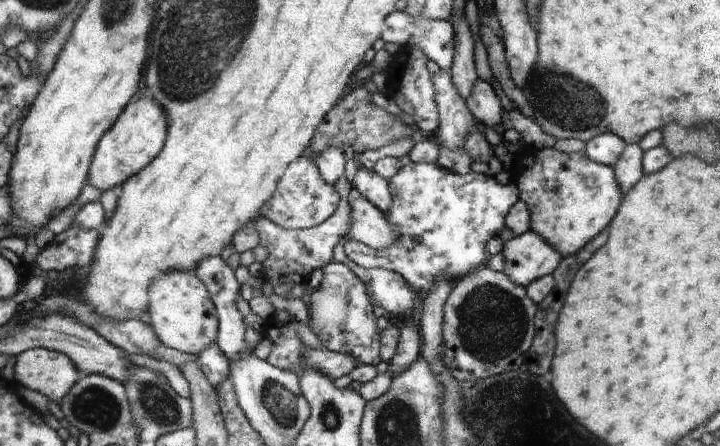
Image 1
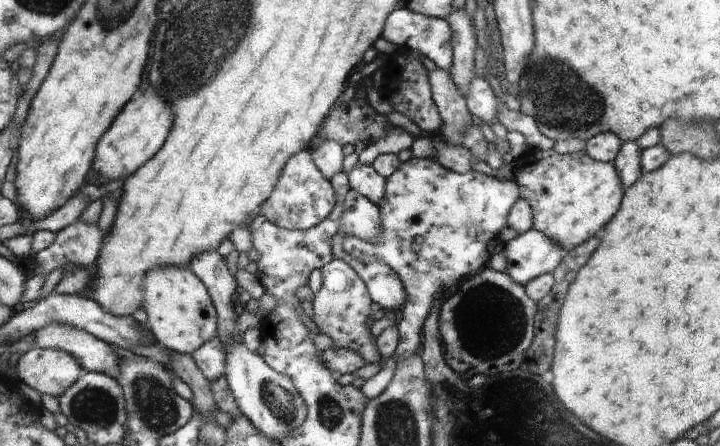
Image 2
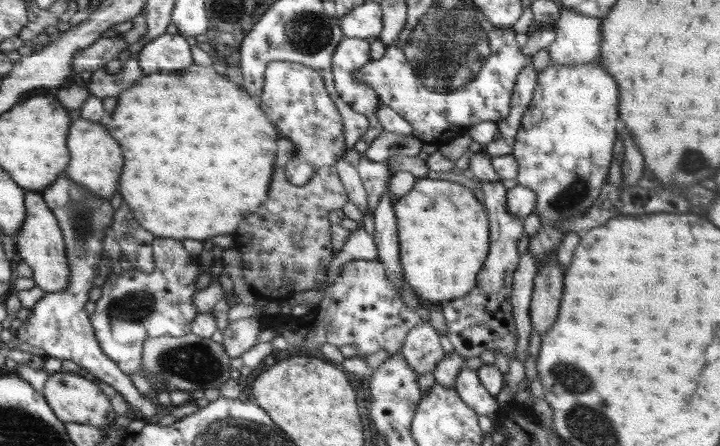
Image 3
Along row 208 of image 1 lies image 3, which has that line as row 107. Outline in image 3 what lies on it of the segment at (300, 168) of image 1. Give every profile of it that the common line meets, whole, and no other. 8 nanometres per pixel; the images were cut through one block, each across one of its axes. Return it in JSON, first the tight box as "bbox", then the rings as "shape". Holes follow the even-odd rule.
{"bbox":[263,61,347,185],"shape":[[[274,61],[267,66],[263,84],[264,110],[279,129],[279,136],[295,143],[295,157],[286,166],[287,178],[296,185],[306,184],[321,166],[335,166],[347,148],[340,113],[328,97],[321,74],[302,64]]]}

